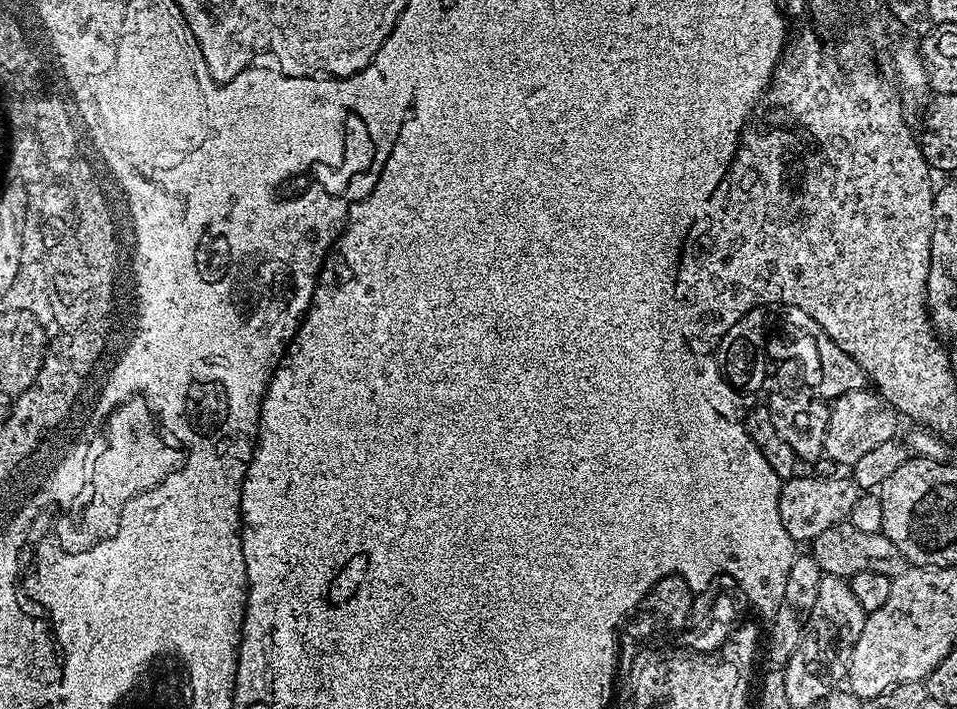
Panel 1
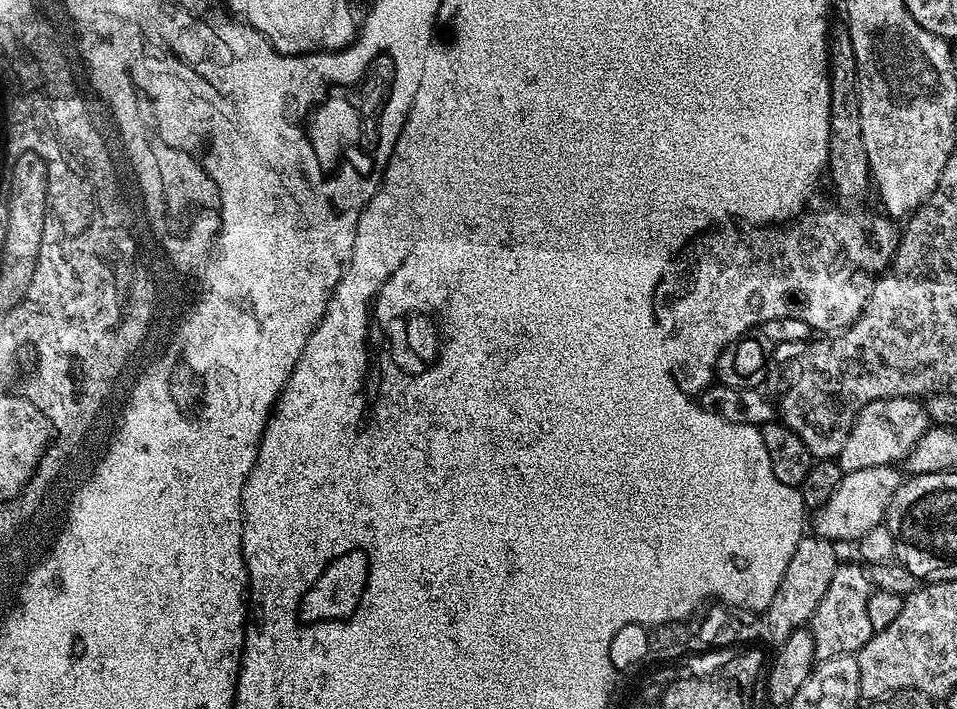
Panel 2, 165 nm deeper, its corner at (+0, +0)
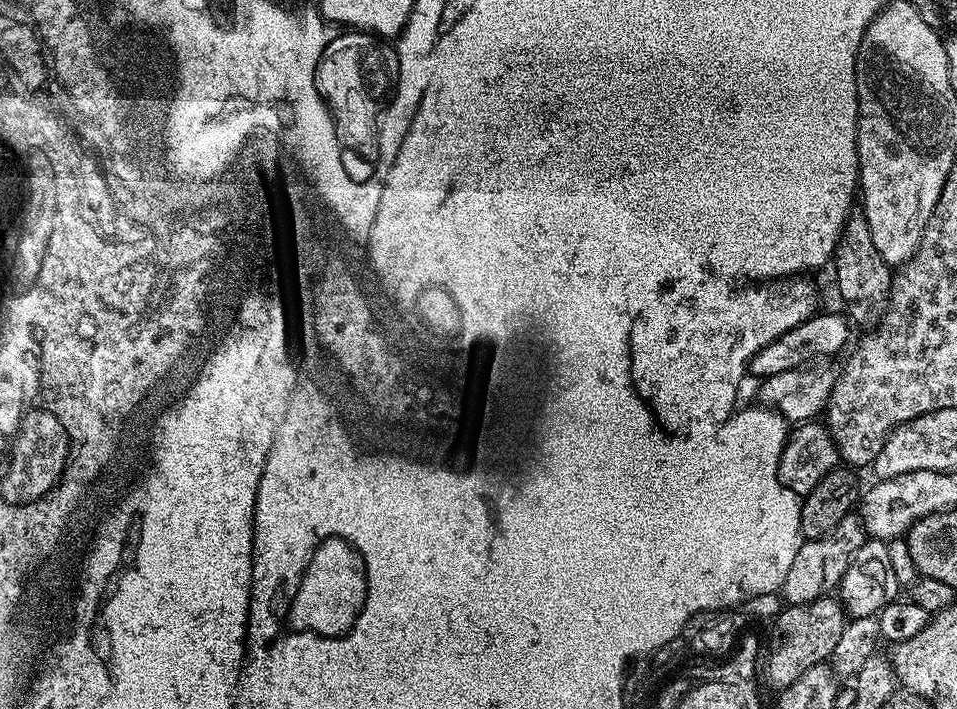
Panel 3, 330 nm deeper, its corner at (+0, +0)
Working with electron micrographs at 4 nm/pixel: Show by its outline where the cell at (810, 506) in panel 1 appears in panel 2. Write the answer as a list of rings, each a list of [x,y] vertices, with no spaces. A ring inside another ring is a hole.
[[[870,466],[866,470],[843,473],[837,489],[824,505],[815,509],[815,535],[833,542],[860,541],[866,530],[874,530],[874,526],[885,523],[890,498],[894,498],[894,490],[898,490],[901,479],[901,469],[896,466]]]

